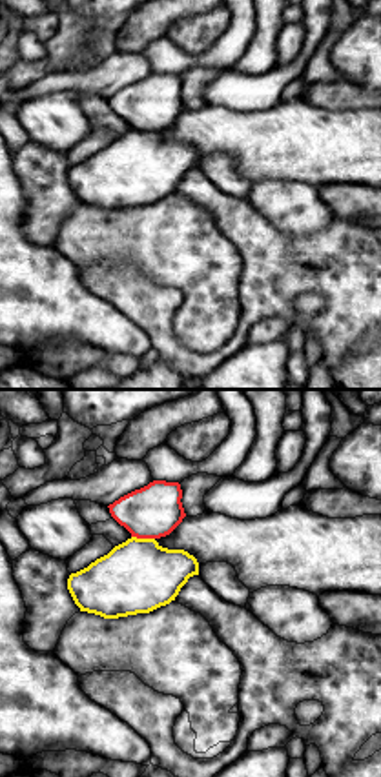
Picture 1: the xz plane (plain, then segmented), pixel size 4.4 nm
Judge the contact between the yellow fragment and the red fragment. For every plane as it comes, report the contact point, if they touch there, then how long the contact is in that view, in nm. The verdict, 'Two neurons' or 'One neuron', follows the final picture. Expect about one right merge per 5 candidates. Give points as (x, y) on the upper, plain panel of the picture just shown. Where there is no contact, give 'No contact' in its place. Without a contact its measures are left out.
Touches yellow at (143, 131). Shared border 110 nm

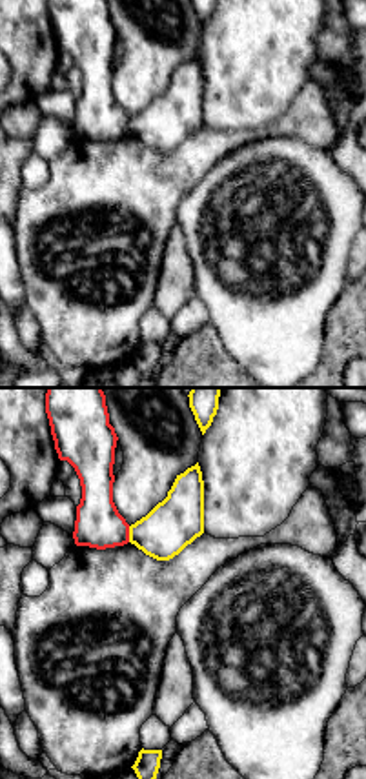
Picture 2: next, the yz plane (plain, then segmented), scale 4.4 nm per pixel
Touches yellow at (130, 126). Shared border 70 nm

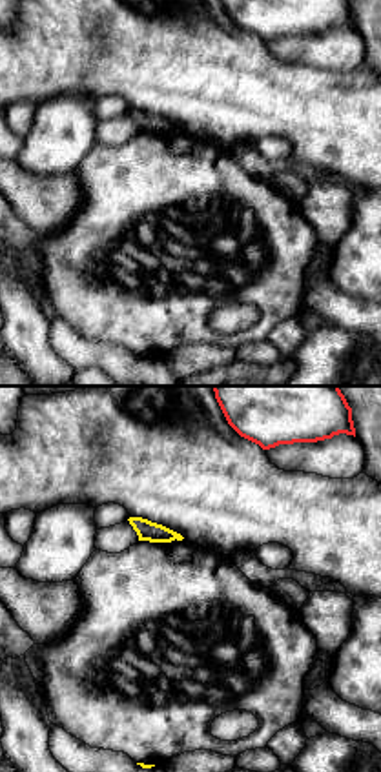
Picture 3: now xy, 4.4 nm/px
No contact

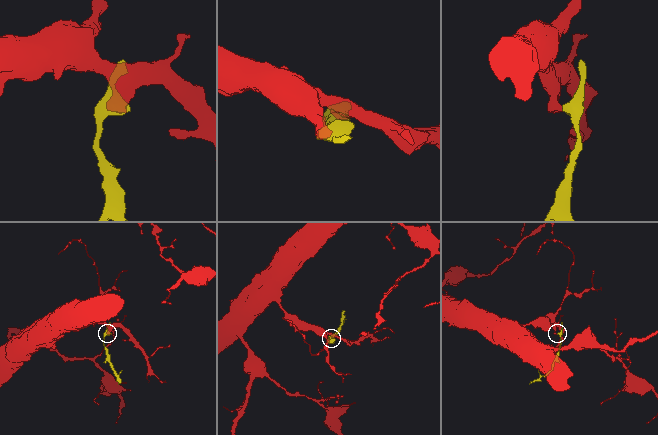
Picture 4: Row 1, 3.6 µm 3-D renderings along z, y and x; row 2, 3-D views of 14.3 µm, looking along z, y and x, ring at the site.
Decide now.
Two neurons

